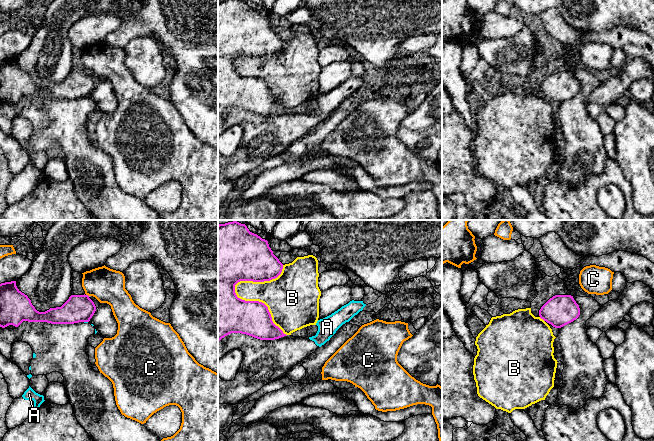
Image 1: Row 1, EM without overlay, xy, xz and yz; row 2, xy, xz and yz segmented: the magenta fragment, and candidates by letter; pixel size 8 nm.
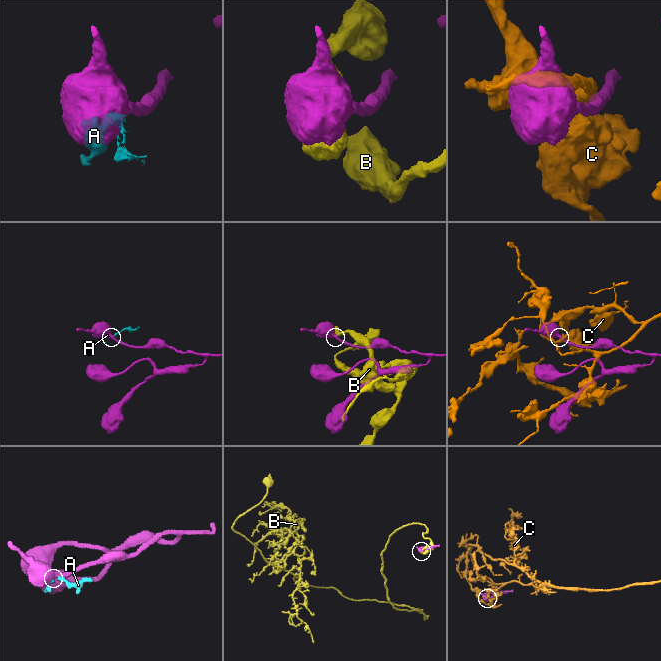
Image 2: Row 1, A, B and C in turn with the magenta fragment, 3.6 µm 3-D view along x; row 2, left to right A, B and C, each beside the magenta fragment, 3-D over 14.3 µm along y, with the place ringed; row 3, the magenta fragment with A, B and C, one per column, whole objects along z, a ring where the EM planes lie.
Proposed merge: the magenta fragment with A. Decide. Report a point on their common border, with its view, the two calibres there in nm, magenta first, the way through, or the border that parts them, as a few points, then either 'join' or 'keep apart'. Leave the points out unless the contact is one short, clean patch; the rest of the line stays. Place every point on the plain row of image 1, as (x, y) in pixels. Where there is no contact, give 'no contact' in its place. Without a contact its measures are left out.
contact xy (86, 97); calibres 220 and 20 nm; keep apart

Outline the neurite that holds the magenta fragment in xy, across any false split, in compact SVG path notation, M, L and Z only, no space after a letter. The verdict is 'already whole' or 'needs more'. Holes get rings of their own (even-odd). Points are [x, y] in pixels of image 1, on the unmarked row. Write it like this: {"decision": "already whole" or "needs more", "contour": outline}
{"decision": "already whole", "contour": "M16 57L0 60L0 103L18 103L23 97L51 100L89 98L96 87L88 71L71 71L61 82L39 88L27 71L16 62Z"}

